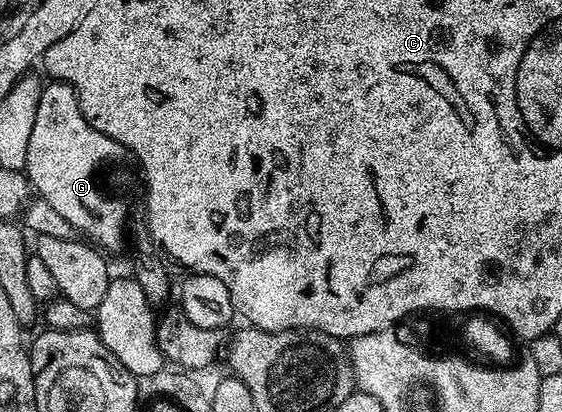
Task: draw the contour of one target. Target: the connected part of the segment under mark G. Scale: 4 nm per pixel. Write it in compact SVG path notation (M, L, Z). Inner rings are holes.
M52 80L41 85L38 113L34 116L34 128L30 132L23 169L28 176L28 185L42 200L46 200L46 204L53 206L61 216L66 216L77 231L85 230L89 234L87 237L104 252L116 250L126 242L126 227L129 225L128 178L120 171L124 166L124 157L126 151L121 142L90 128L70 84Z

